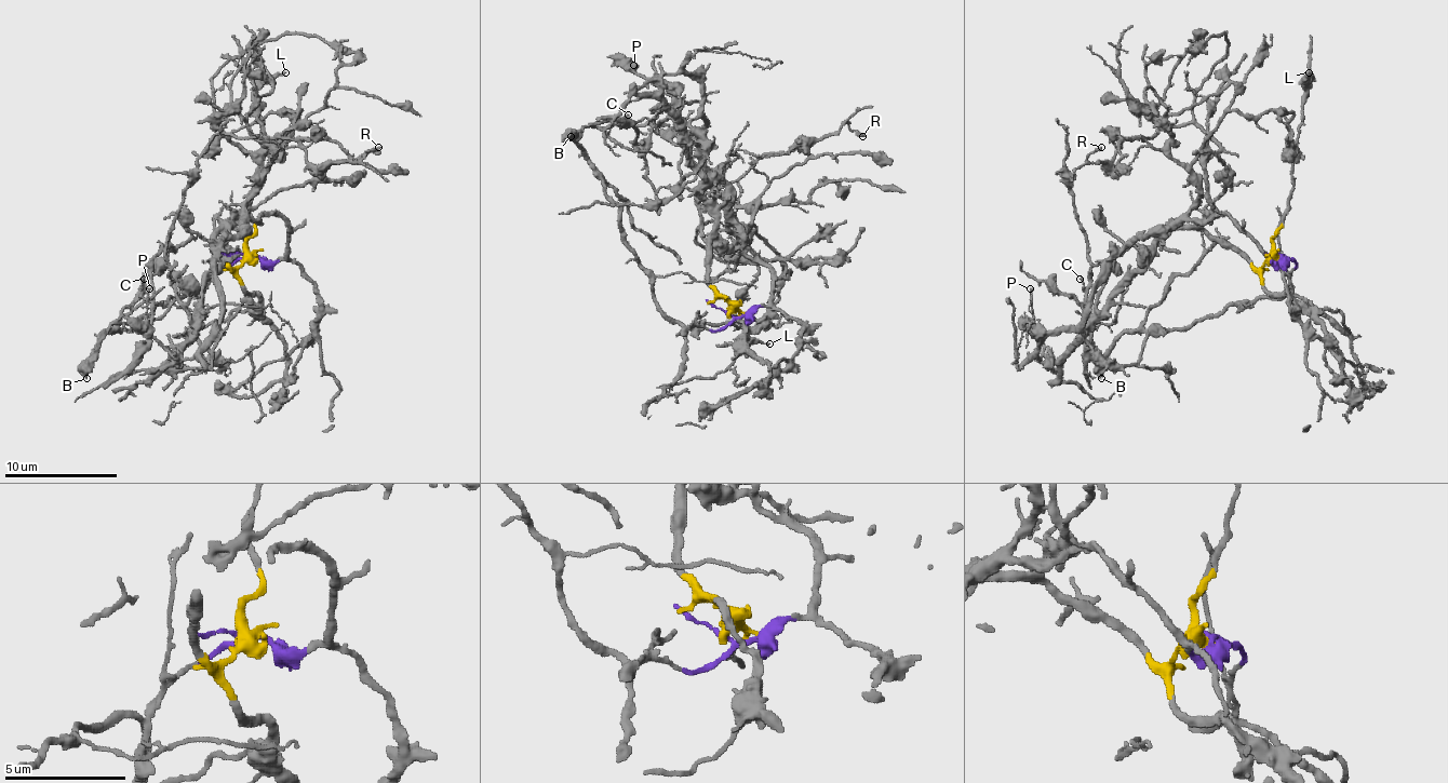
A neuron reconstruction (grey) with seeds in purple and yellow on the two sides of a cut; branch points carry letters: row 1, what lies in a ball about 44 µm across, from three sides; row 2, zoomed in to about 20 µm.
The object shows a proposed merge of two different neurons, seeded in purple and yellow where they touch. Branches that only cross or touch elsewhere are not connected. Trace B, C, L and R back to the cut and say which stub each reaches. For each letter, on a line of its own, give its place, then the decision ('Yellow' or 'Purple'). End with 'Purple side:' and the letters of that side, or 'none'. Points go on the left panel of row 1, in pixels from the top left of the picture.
B: Place: (86, 378). Purple
C: Place: (144, 279). Purple
L: Place: (285, 72). Yellow
R: Place: (378, 147). Yellow
Purple side: B, C

